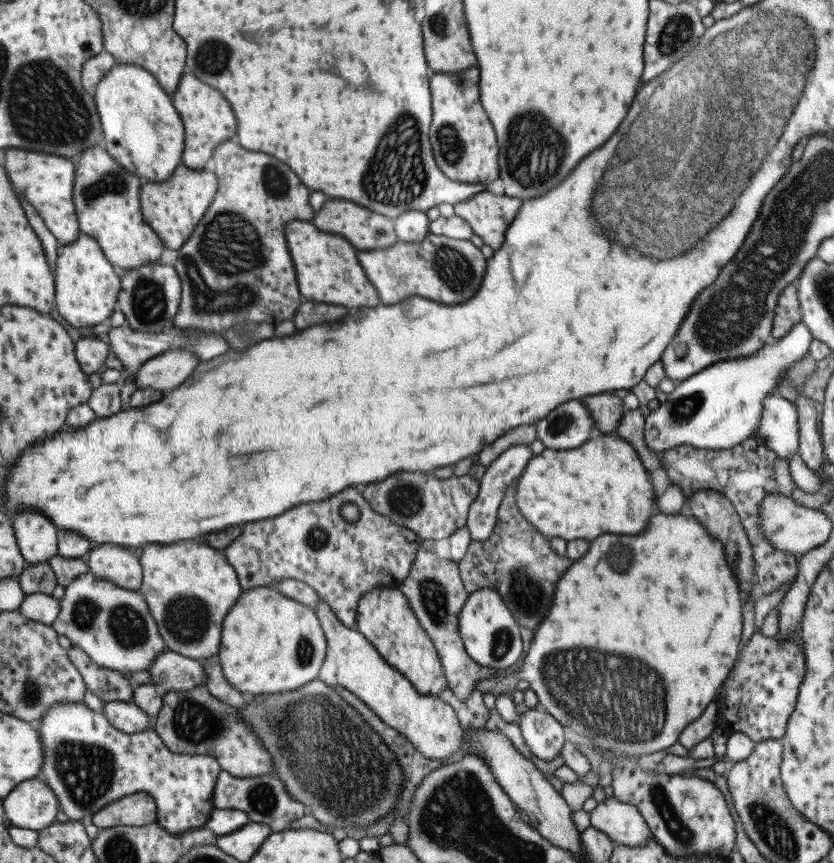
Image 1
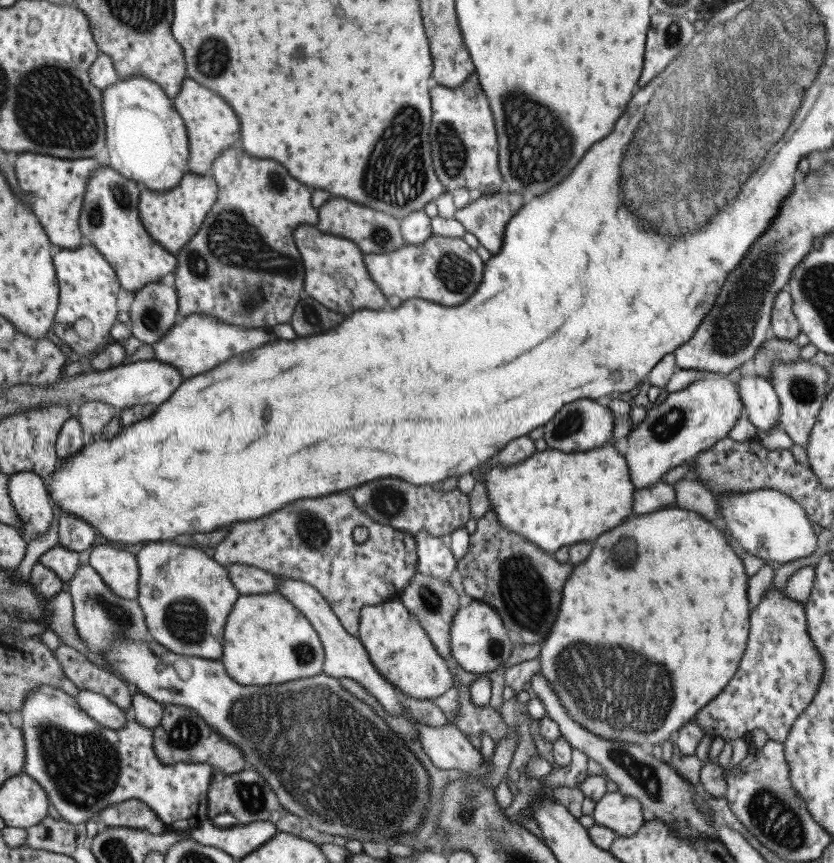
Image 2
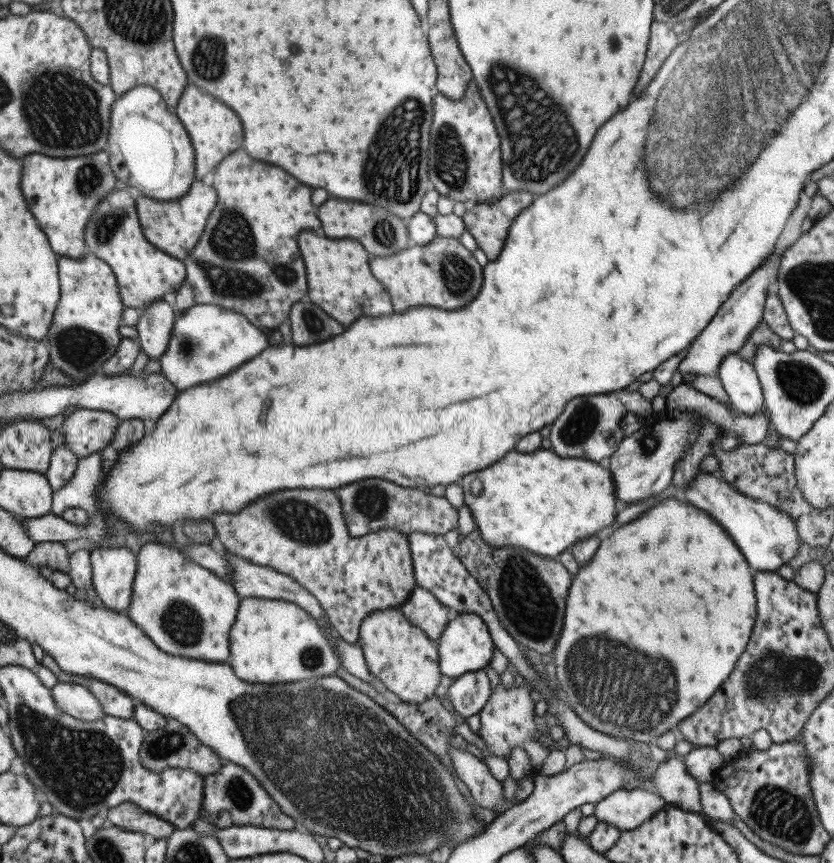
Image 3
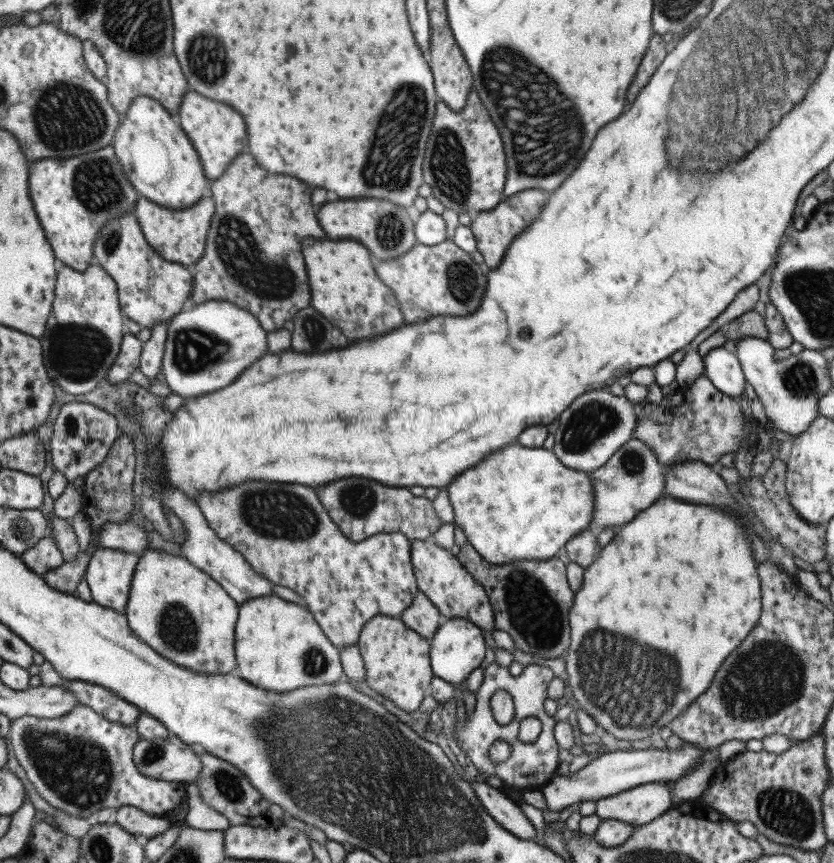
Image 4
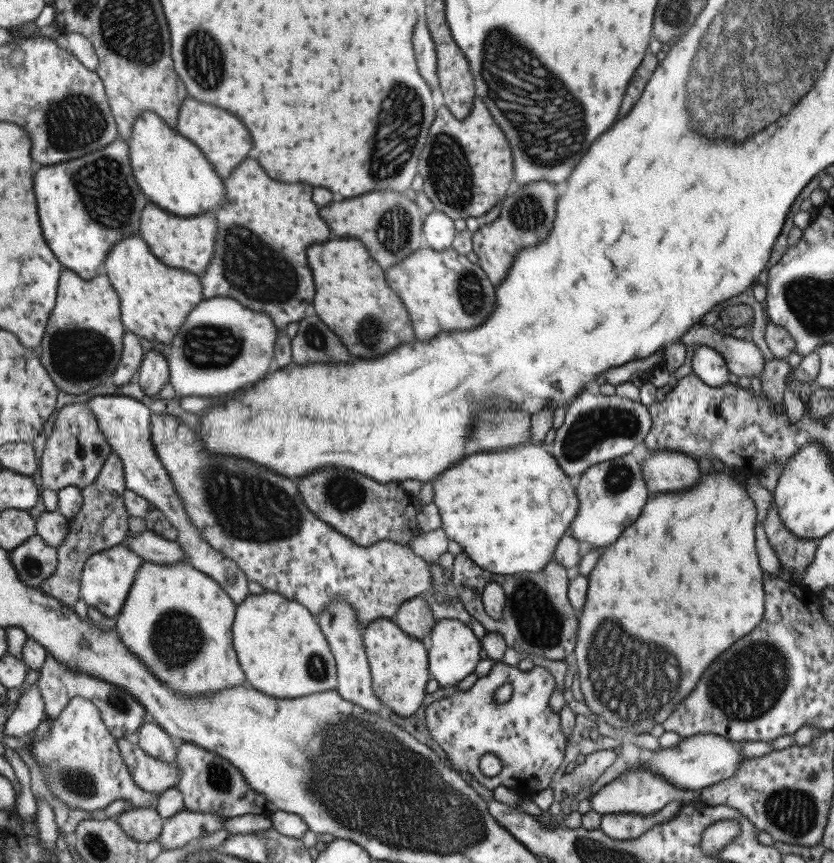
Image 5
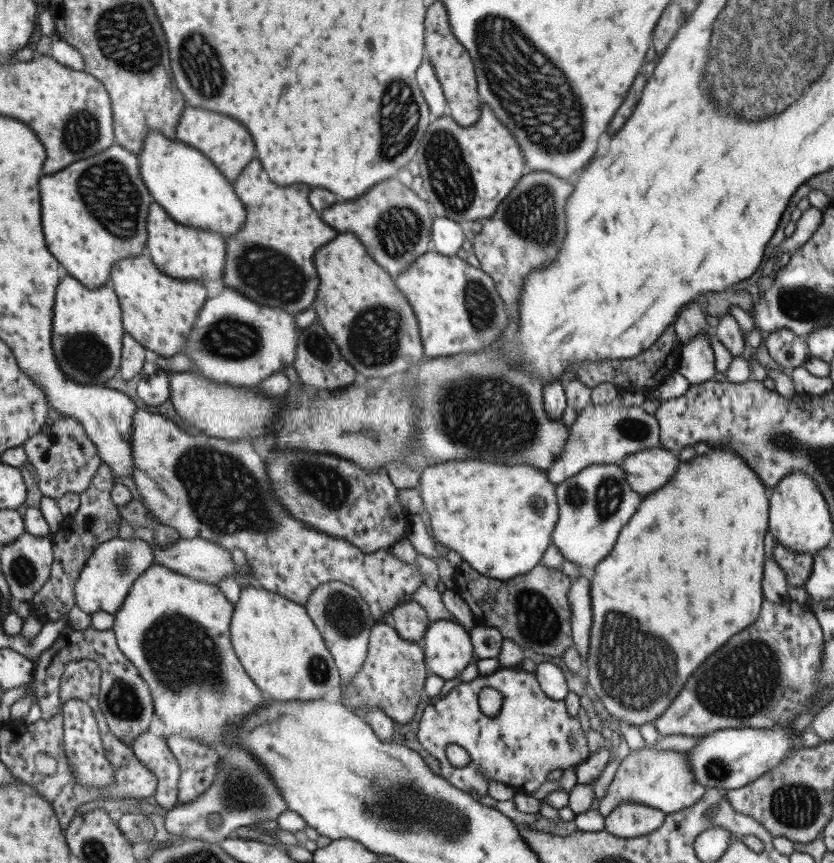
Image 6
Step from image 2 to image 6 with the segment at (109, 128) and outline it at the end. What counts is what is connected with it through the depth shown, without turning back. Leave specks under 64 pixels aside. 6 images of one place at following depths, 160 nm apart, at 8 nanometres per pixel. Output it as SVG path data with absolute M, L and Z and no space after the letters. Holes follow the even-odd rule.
M148 130L139 152L139 169L145 188L166 214L185 227L210 230L222 237L235 234L245 220L245 210L235 196L232 182L226 179L195 148L169 140L157 130Z

